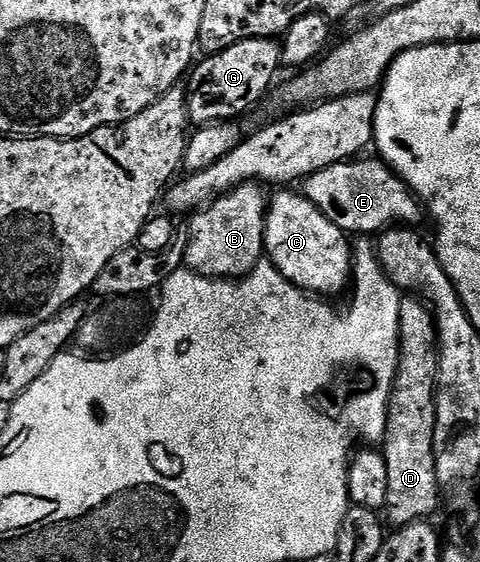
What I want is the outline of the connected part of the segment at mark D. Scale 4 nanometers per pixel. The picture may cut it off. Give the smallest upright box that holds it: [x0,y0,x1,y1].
[383,294,439,528]

